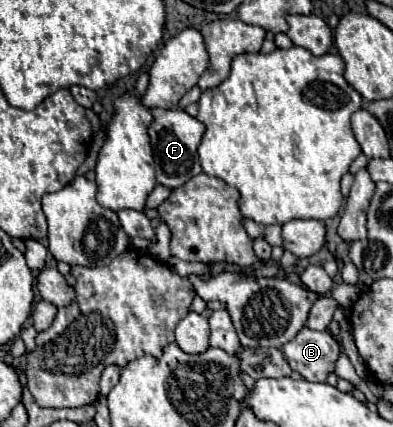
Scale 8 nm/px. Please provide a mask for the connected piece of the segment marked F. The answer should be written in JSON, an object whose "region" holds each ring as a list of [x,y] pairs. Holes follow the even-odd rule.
{"region":[[[154,108],[154,122],[148,128],[150,140],[152,140],[152,150],[154,150],[154,162],[156,162],[156,182],[174,190],[182,184],[186,184],[188,180],[188,170],[190,170],[190,178],[198,176],[202,172],[200,164],[198,164],[198,156],[196,156],[196,148],[200,144],[202,138],[202,122],[198,122],[196,118],[188,116],[184,110],[160,110]],[[158,126],[162,126],[164,130],[160,130]]]}

